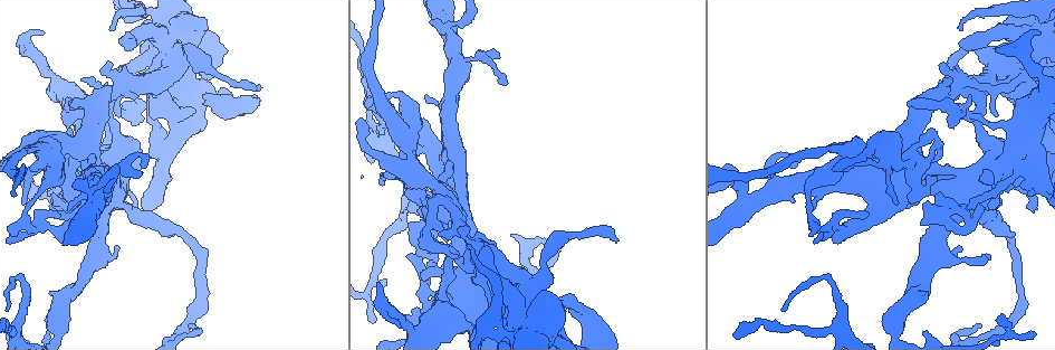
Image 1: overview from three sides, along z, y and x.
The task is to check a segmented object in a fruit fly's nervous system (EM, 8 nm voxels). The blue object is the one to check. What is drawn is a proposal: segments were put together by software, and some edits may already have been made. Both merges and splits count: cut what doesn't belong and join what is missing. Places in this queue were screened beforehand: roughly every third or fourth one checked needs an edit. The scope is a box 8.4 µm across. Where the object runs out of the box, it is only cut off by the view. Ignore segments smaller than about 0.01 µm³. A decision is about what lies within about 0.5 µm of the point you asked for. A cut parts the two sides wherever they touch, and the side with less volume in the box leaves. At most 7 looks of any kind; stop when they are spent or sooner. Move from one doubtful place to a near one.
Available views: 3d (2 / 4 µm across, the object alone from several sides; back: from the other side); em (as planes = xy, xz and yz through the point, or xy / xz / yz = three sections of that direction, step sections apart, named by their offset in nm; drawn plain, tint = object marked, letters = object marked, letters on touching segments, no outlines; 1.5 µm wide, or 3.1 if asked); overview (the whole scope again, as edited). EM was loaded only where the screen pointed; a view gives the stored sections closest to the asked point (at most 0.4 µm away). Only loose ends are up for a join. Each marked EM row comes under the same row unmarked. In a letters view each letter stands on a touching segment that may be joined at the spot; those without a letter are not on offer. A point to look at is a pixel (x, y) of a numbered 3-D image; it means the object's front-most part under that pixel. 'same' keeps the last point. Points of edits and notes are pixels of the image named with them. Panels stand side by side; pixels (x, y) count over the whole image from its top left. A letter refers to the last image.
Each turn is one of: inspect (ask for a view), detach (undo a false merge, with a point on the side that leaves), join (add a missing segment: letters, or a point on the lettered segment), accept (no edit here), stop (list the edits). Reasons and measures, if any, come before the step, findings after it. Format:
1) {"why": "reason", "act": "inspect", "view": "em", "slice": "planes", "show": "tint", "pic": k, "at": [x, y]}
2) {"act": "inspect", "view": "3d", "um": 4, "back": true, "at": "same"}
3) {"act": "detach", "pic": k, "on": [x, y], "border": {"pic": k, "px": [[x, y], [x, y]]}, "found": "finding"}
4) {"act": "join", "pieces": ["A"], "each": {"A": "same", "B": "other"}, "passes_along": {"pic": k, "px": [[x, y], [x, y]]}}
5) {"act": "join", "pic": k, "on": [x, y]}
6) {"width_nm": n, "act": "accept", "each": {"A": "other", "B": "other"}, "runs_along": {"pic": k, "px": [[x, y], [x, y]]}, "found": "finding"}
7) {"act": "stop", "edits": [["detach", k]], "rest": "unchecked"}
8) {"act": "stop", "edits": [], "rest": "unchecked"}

{"why": "an open end", "act": "inspect", "view": "3d", "um": 4, "pic": 1, "at": [616, 240]}

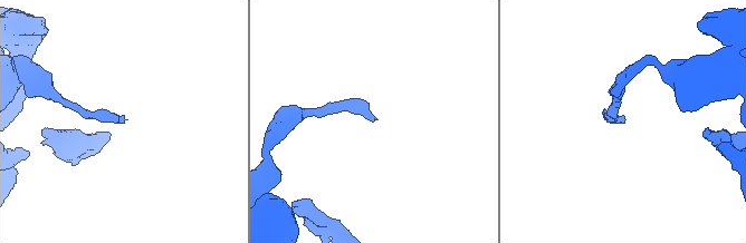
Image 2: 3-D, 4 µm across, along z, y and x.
{"why": "shape alone is not enough", "act": "inspect", "view": "em", "slice": "planes", "show": "letters", "pic": 2, "at": [123, 118]}

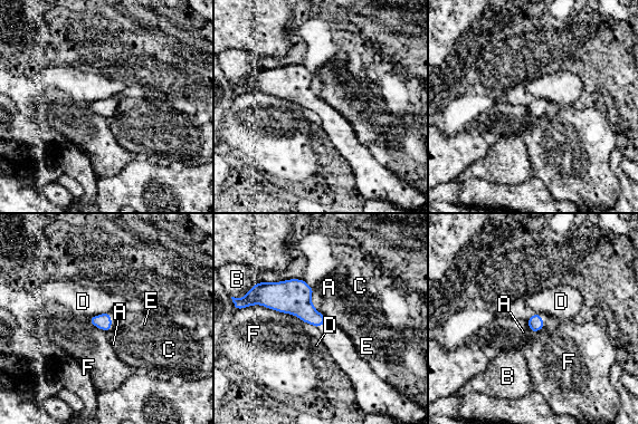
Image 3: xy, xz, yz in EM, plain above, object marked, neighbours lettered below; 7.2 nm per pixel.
{"width_nm": 110, "act": "accept", "each": {"A": "other", "B": "other", "C": "other", "D": "other", "E": "other", "F": "other"}, "border": {"pic": 3, "px": [[526, 320], [531, 330]]}, "found": "no lettered segment goes on from it"}

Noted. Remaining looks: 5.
{"act": "inspect", "view": "3d", "um": 4, "pic": 1, "at": [80, 79]}

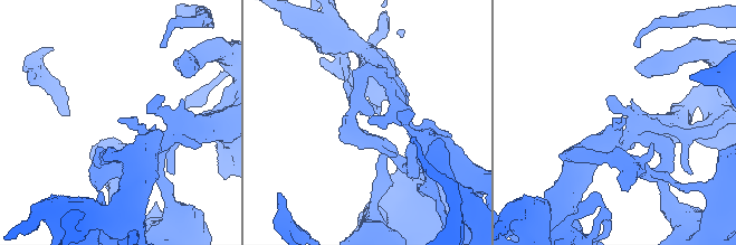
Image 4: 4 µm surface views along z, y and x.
{"why": "shape alone is not enough", "act": "inspect", "view": "em", "slice": "yz", "step": 8, "show": "tint", "pic": 4, "at": [617, 121]}

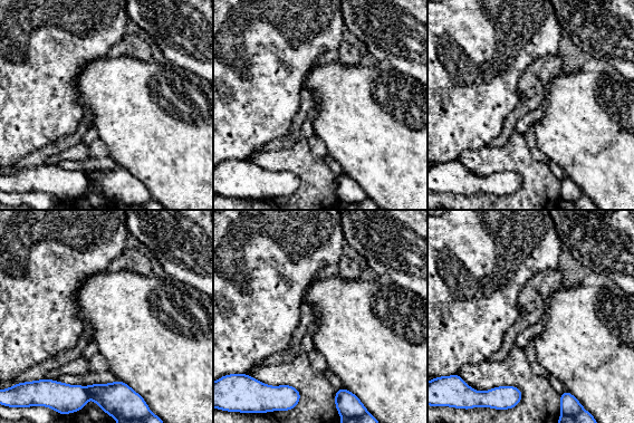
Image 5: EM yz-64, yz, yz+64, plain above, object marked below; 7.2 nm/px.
{"why": "another direction", "act": "inspect", "view": "em", "slice": "planes", "show": "letters", "at": "same"}

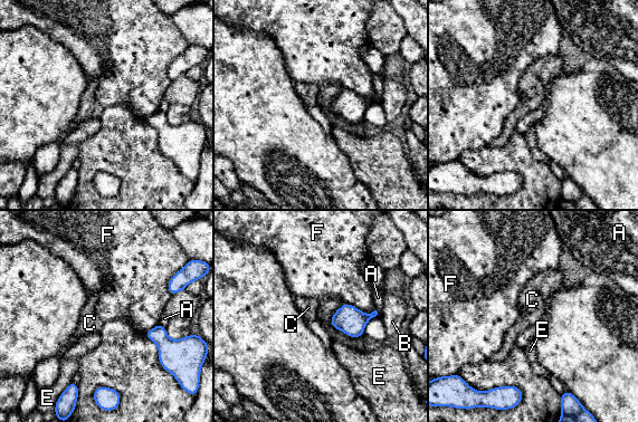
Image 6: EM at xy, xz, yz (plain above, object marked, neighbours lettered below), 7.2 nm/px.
{"longest_contact_nm": ["F", 240], "act": "accept", "each": {"A": "other", "B": "other", "C": "other", "E": "other", "F": "other"}, "found": "no lettered segment goes on from it"}

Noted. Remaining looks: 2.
{"why": "touches itself", "act": "inspect", "view": "em", "slice": "planes", "show": "letters", "pic": 1, "at": [830, 229]}

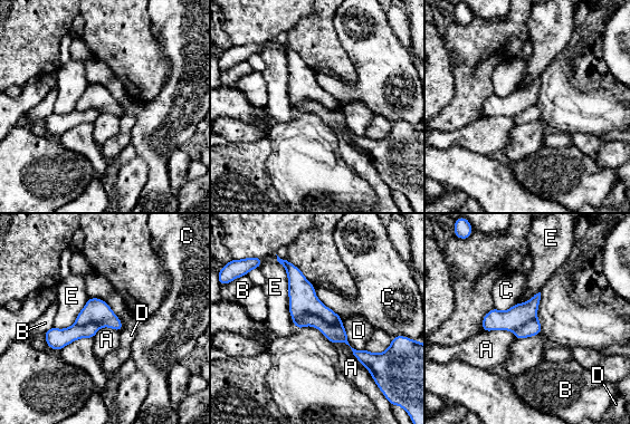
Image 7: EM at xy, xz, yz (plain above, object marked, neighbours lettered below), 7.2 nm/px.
{"act": "accept", "each": {"A": "other", "B": "other", "C": "other", "D": "other", "E": "other"}, "border": {"pic": 7, "px": [[333, 344], [344, 341], [373, 379]]}, "found": "all the same neuron"}

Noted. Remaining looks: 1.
{"act": "stop", "edits": [], "rest": "unchecked"}

